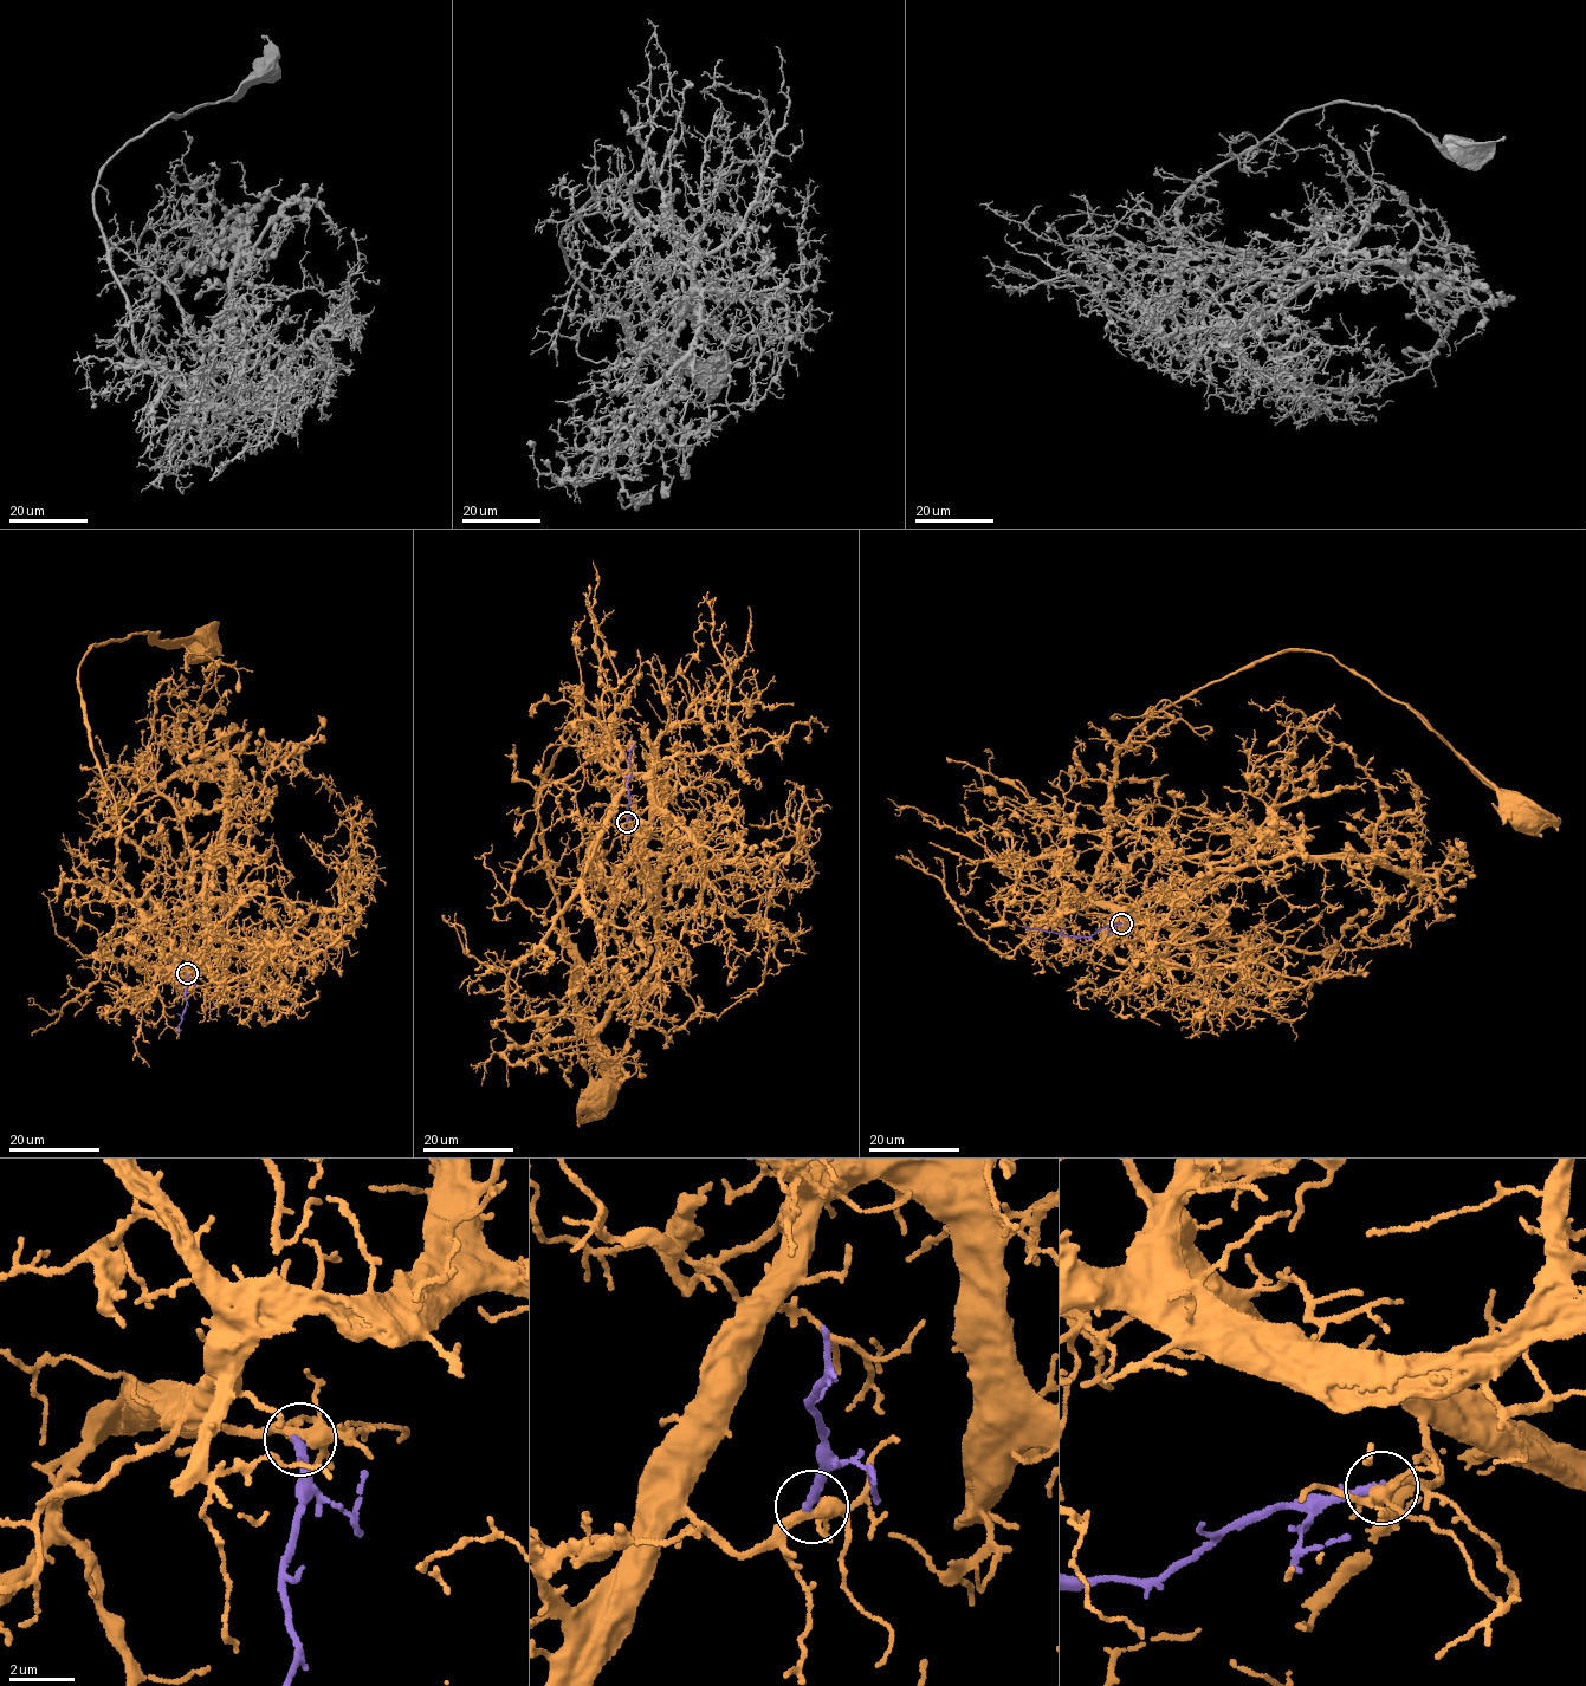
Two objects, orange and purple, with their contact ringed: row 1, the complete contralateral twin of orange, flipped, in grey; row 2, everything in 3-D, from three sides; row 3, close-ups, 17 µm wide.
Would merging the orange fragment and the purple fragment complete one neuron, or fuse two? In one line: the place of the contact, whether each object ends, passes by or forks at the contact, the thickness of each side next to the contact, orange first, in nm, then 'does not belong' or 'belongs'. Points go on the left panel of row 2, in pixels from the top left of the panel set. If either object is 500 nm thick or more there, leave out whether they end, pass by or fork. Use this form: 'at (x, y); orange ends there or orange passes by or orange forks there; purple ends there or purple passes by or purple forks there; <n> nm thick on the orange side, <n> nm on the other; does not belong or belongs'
at (187, 973); orange forks there; purple ends there; 320 nm thick on the orange side, 300 nm on the other; belongs

